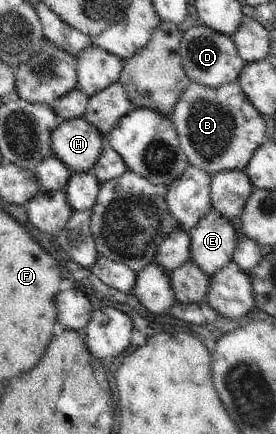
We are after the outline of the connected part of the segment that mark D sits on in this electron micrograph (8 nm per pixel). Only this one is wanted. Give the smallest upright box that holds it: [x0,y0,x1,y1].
[179,22,247,89]

